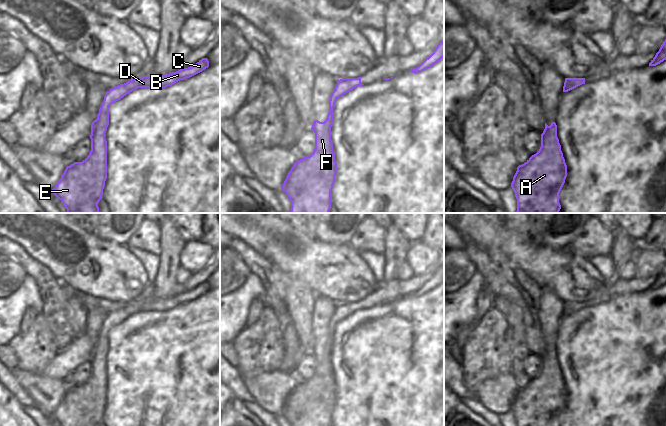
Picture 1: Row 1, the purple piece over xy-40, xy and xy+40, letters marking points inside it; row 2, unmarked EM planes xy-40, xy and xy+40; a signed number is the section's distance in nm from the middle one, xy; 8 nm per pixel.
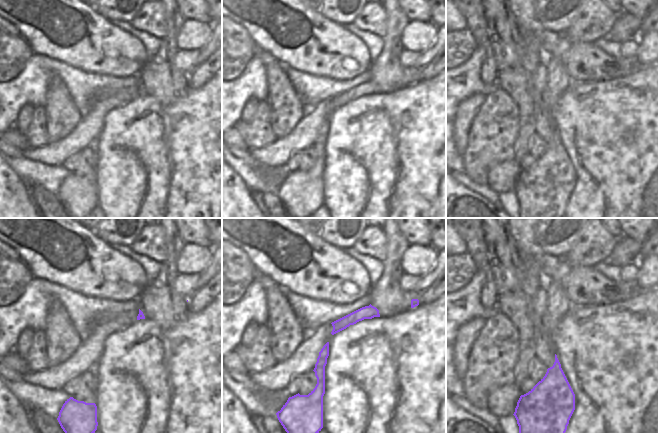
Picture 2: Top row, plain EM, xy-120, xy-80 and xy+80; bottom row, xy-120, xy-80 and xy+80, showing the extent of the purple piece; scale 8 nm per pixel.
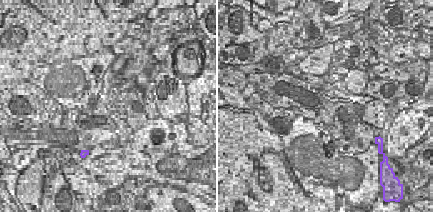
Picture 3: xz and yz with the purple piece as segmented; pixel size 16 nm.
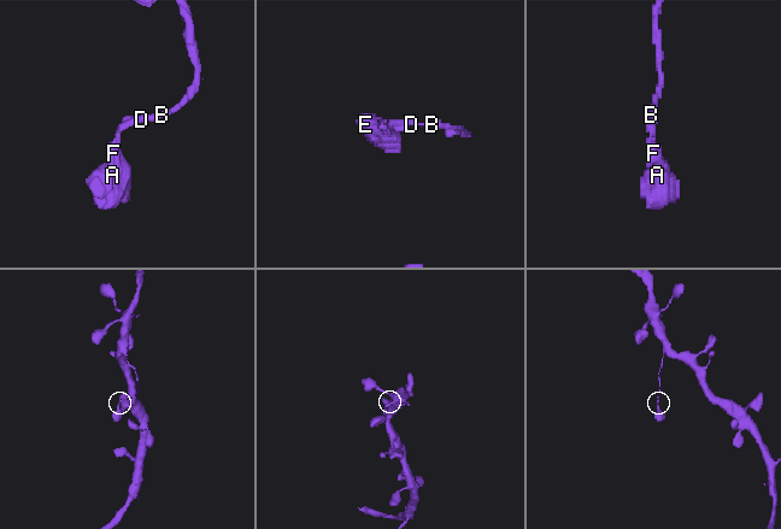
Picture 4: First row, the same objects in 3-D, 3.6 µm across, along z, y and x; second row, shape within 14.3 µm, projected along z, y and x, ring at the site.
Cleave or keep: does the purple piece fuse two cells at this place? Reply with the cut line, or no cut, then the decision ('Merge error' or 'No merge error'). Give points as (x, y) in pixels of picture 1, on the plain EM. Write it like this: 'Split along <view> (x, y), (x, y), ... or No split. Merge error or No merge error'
Split along xy-40 (102, 326), (108, 330). Merge error.

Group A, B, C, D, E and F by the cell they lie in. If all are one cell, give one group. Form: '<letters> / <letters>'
A E F / B C D

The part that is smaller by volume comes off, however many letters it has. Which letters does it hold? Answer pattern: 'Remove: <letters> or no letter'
Remove: A, E, F.

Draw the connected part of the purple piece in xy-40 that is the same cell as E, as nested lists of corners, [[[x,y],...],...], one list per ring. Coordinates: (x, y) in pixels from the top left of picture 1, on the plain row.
[[[103,327],[91,348],[91,375],[82,386],[67,390],[51,416],[61,426],[99,426],[107,403],[107,365],[109,330]]]

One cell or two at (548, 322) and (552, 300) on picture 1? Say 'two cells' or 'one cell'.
one cell

